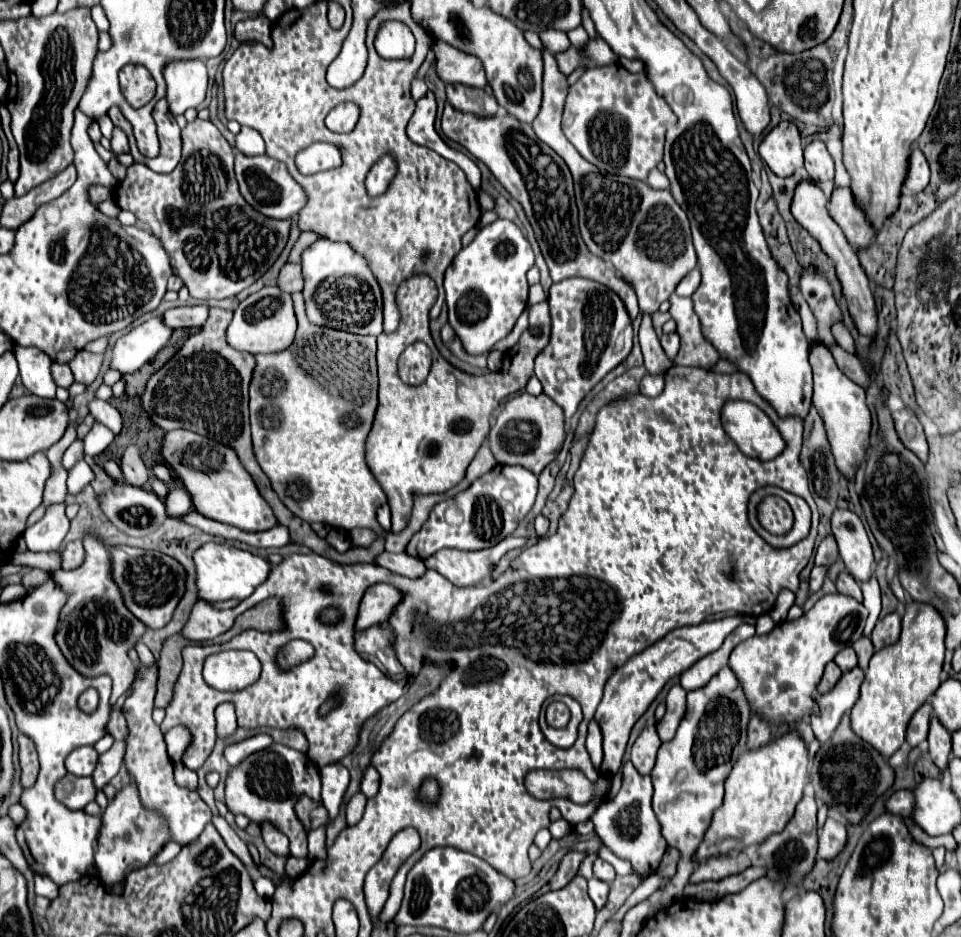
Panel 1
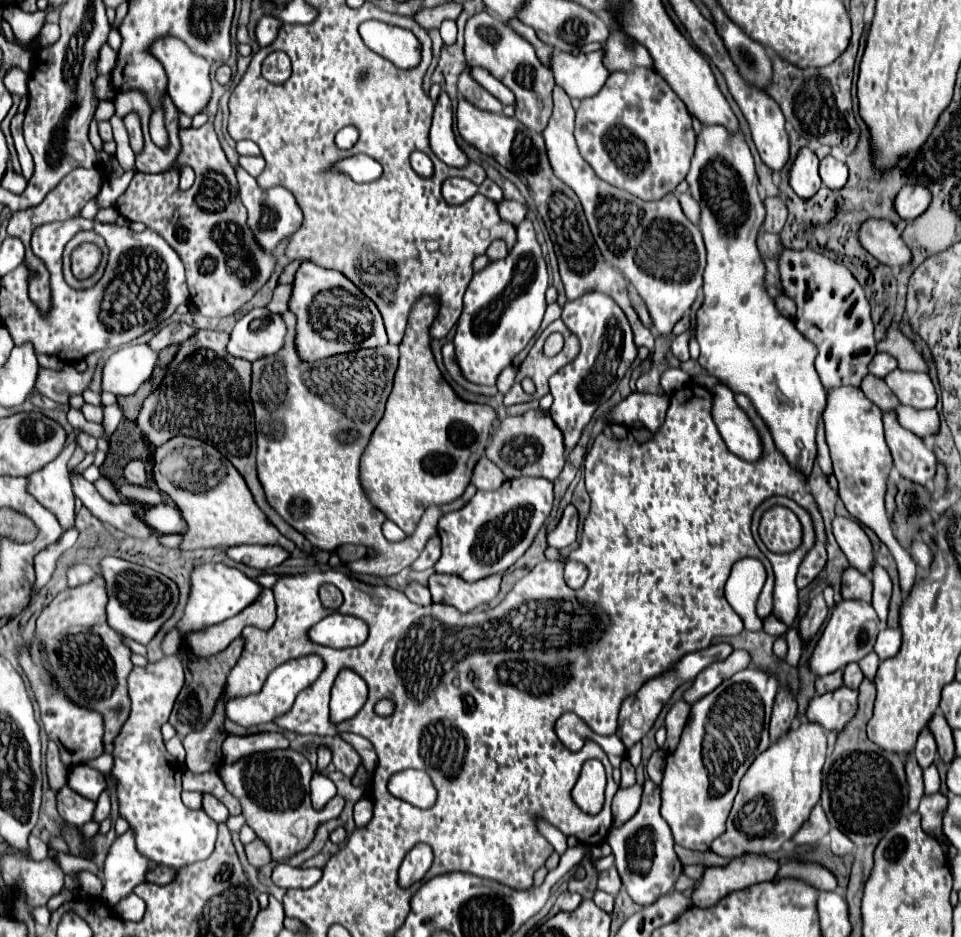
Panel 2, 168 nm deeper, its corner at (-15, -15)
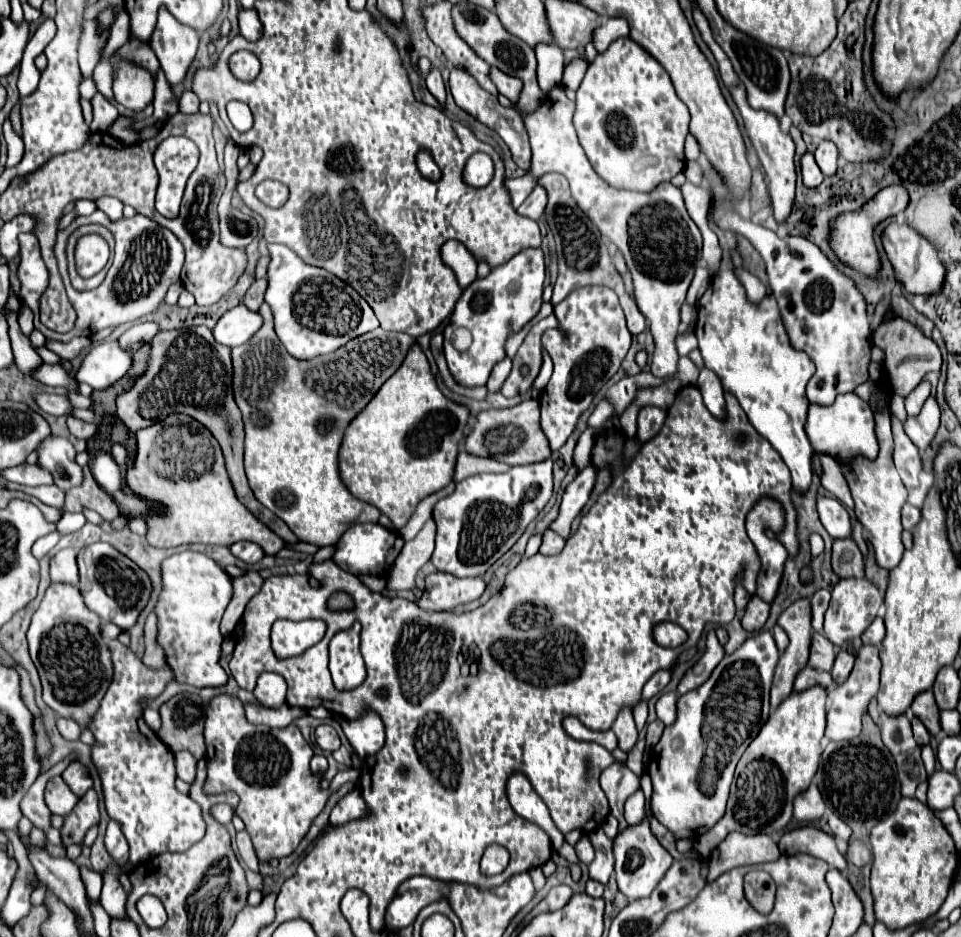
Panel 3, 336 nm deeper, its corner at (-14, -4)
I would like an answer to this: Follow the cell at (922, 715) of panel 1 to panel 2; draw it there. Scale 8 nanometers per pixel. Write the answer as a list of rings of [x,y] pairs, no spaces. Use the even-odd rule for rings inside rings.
[[[923,728],[915,744],[915,758],[921,768],[927,768],[929,764],[933,764],[935,756],[937,756],[937,744],[933,740],[933,734],[929,732],[929,728]]]

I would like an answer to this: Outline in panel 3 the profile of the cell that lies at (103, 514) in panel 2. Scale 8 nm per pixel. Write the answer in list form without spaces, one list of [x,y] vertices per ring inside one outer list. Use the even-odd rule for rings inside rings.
[[[52,435],[42,441],[42,447],[38,447],[38,451],[38,463],[44,469],[50,469],[50,473],[54,473],[54,481],[60,489],[68,491],[82,485],[82,467],[76,463],[76,449],[68,439]]]

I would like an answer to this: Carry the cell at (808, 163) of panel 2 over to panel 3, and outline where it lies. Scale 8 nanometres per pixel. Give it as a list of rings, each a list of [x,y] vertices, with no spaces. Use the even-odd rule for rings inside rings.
[[[804,153],[800,159],[800,167],[802,167],[802,181],[806,187],[818,187],[824,179],[820,167],[816,165],[816,159],[812,153]]]

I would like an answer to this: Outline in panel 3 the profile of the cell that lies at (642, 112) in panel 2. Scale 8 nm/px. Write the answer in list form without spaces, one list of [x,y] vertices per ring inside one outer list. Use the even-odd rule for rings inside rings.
[[[618,39],[608,47],[606,53],[598,55],[590,63],[582,85],[576,91],[574,127],[578,139],[594,171],[618,189],[654,191],[662,181],[670,181],[674,175],[684,171],[684,139],[688,135],[688,125],[690,113],[686,105],[678,99],[668,73],[658,61],[654,61],[654,57],[650,57],[650,53],[642,51],[642,47],[632,39]]]

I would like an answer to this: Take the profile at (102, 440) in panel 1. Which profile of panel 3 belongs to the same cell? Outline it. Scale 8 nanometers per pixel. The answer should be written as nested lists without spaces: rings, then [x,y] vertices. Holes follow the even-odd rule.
[[[40,393],[40,395],[36,395],[36,403],[42,407],[42,411],[46,411],[50,415],[66,415],[66,417],[70,417],[72,411],[74,411],[72,403],[64,395]]]

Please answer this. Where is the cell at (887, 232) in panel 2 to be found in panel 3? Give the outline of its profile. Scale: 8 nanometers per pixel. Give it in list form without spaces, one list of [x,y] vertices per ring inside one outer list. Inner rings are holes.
[[[890,223],[882,231],[880,239],[882,239],[884,251],[886,251],[892,267],[898,271],[898,279],[902,281],[902,285],[910,293],[930,295],[930,293],[936,293],[938,291],[938,287],[942,285],[944,269],[942,269],[942,261],[938,257],[938,251],[934,249],[934,245],[930,241],[924,241],[924,237],[920,237],[908,225],[898,225],[898,223]]]

